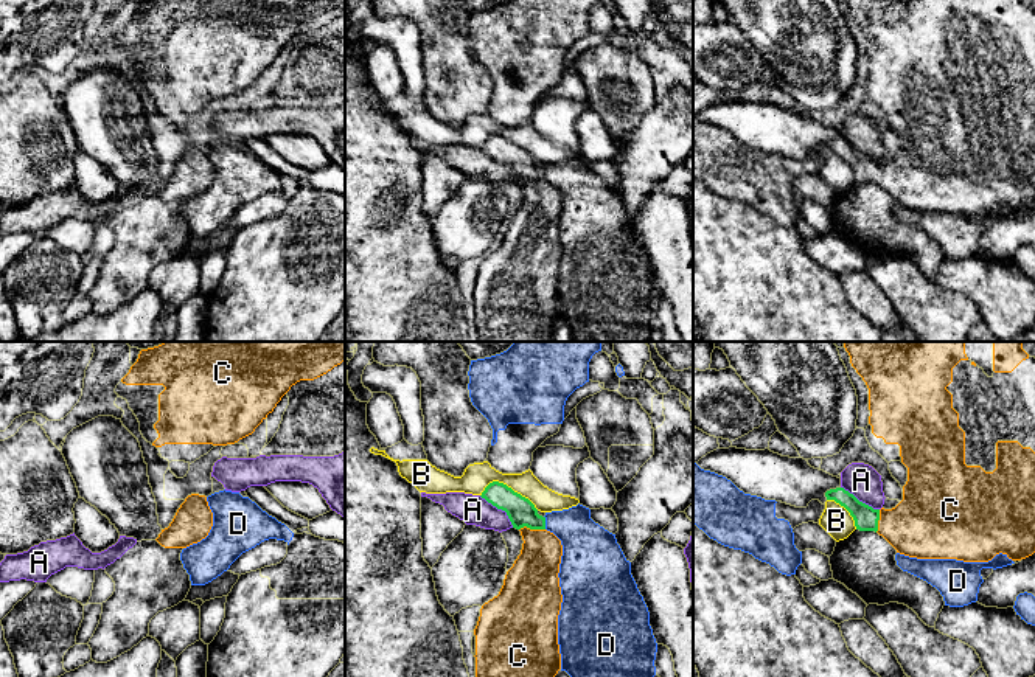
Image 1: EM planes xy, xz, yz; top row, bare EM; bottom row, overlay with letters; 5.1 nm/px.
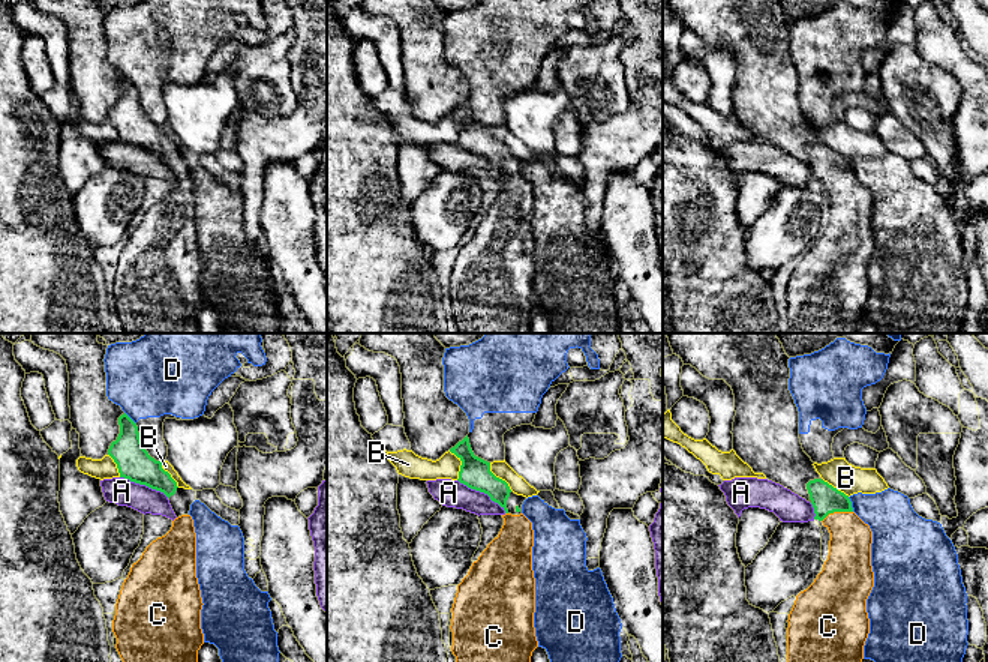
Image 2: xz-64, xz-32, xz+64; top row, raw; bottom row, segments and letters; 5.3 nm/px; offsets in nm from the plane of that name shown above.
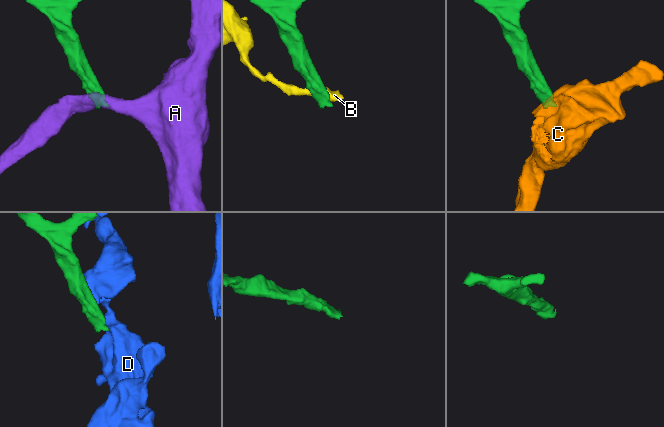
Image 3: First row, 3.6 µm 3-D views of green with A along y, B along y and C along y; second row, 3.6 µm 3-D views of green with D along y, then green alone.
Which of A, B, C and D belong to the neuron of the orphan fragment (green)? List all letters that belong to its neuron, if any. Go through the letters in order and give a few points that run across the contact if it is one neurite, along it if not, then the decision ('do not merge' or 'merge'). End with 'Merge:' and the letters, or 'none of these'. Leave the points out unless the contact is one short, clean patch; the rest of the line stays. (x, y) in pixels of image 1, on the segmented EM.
A: line xz (479, 496), (501, 508), (513, 527); do not merge
B: line xz (480, 492), (490, 483), (502, 482), (524, 496), (538, 510); do not merge
C: line xz (521, 511), (532, 528), (533, 576); merge
D: do not merge
Merge: C

